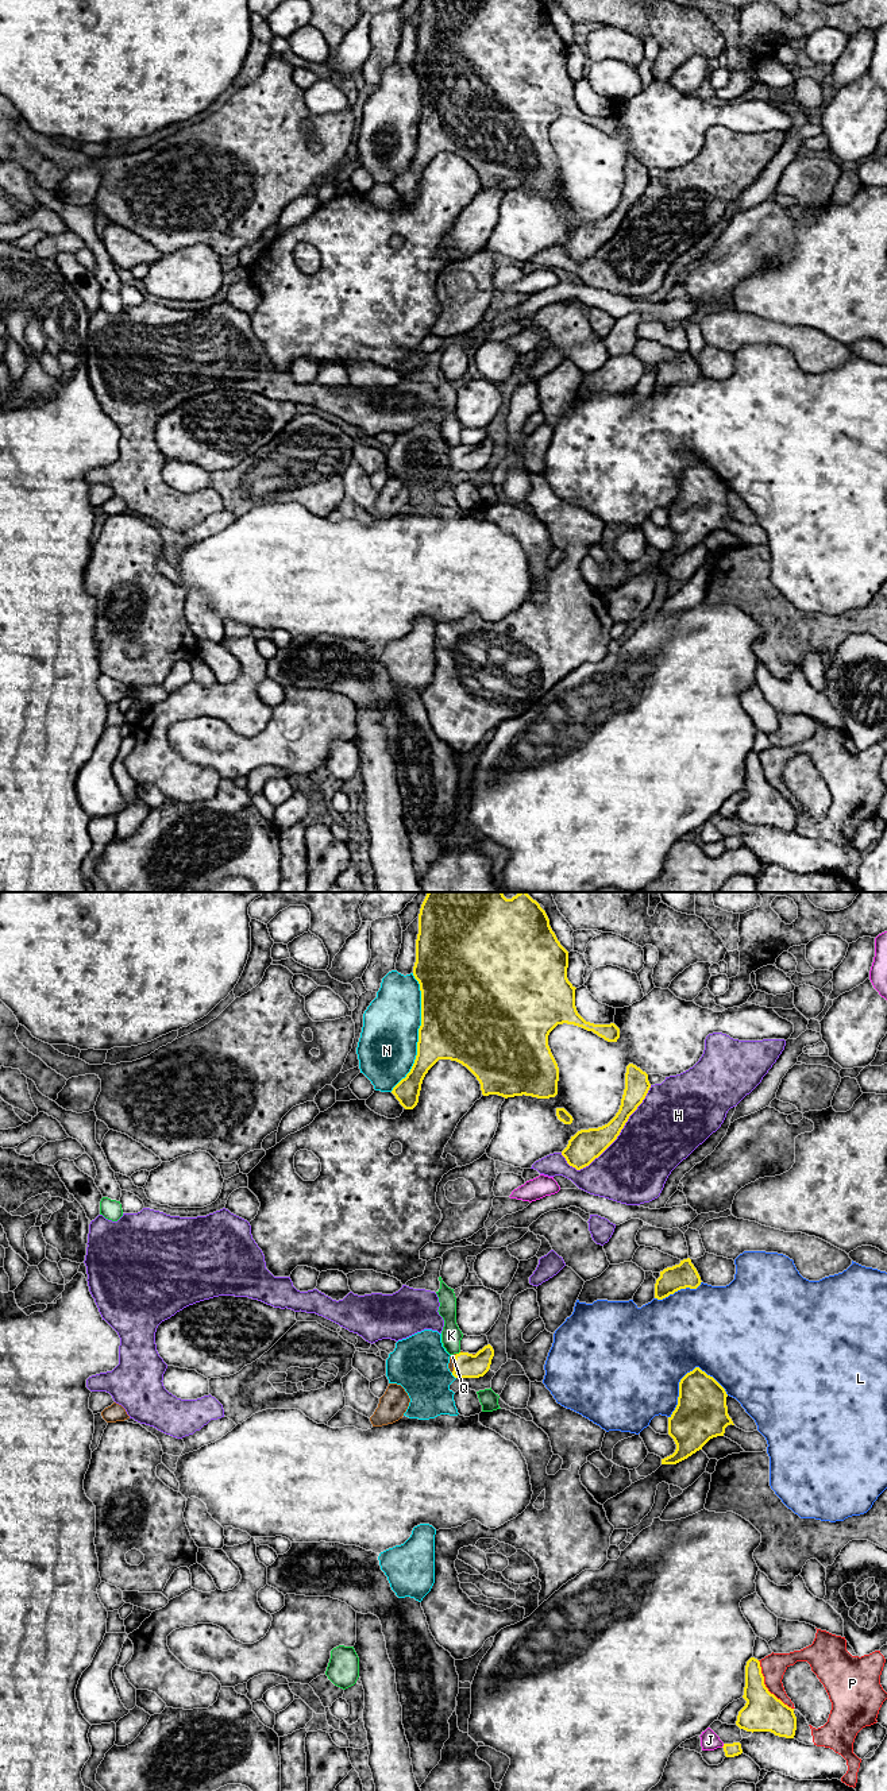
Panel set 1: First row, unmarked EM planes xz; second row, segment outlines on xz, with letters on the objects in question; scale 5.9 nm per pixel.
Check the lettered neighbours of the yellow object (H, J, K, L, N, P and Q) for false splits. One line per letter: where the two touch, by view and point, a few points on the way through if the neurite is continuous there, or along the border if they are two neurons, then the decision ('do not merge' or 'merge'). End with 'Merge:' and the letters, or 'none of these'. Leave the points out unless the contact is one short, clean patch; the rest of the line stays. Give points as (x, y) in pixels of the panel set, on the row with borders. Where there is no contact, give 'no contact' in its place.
H: contact xz (617, 1135); do not merge
J: contact xz (724, 1745); do not merge
K: contact xz (459, 1353); do not merge
L: contact xz (686, 1374); do not merge
N: contact xz (419, 1033); do not merge
P: contact xz (766, 1687); do not merge
Q: contact xz (454, 1363); way xz (466, 1365), (454, 1363), (452, 1357); merge
Merge: Q

